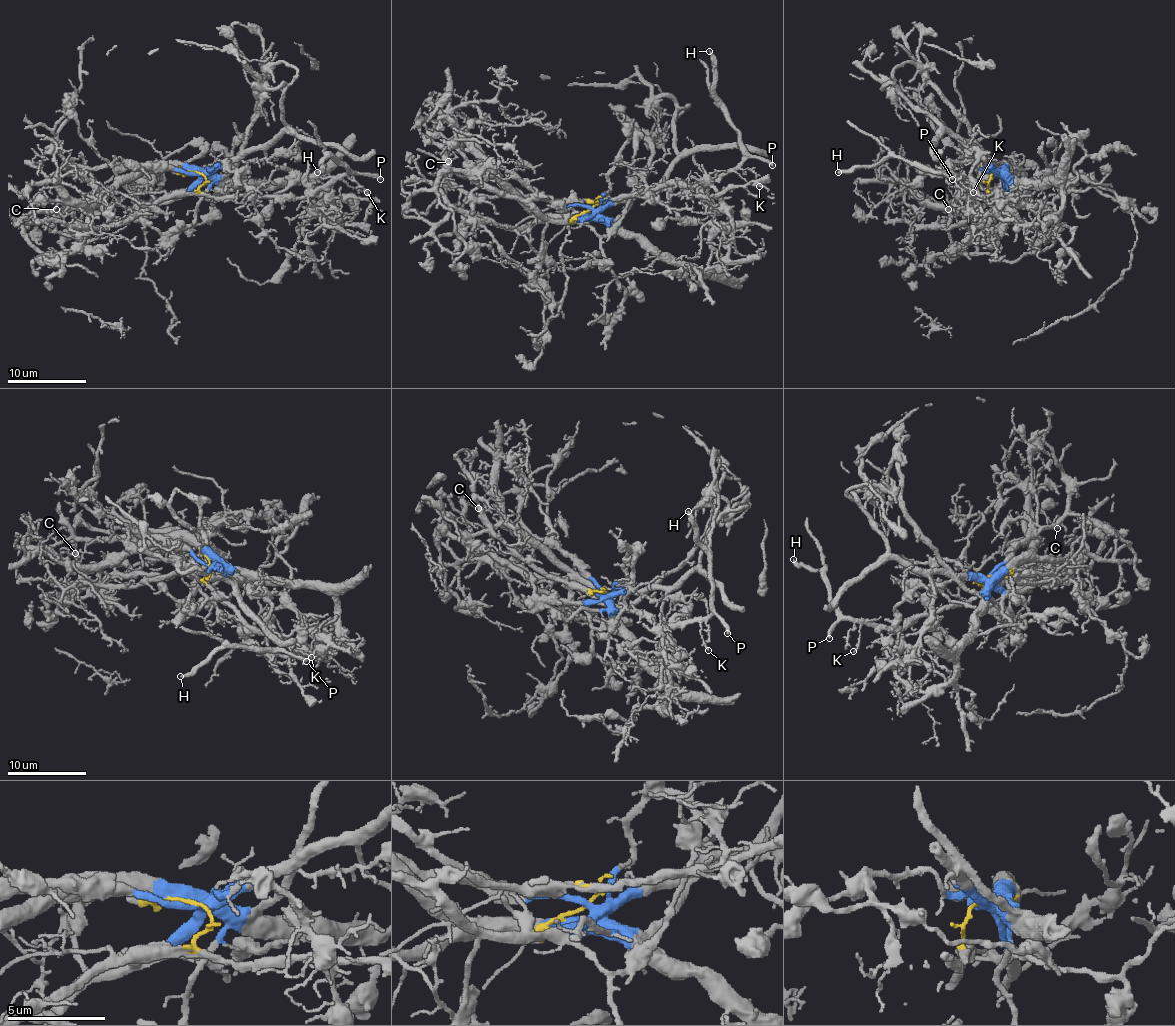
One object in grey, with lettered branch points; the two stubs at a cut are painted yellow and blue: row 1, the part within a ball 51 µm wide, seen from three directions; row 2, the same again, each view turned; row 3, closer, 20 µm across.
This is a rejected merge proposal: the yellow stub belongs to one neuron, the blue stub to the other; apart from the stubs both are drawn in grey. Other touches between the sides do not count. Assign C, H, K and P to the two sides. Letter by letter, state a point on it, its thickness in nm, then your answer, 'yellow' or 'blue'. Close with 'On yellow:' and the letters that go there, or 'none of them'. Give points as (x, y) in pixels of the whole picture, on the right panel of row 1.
C: (948, 209) | 120 nm | blue
H: (838, 172) | 260 nm | yellow
K: (973, 192) | 120 nm | yellow
P: (952, 179) | 320 nm | yellow
On yellow: H, K, P

